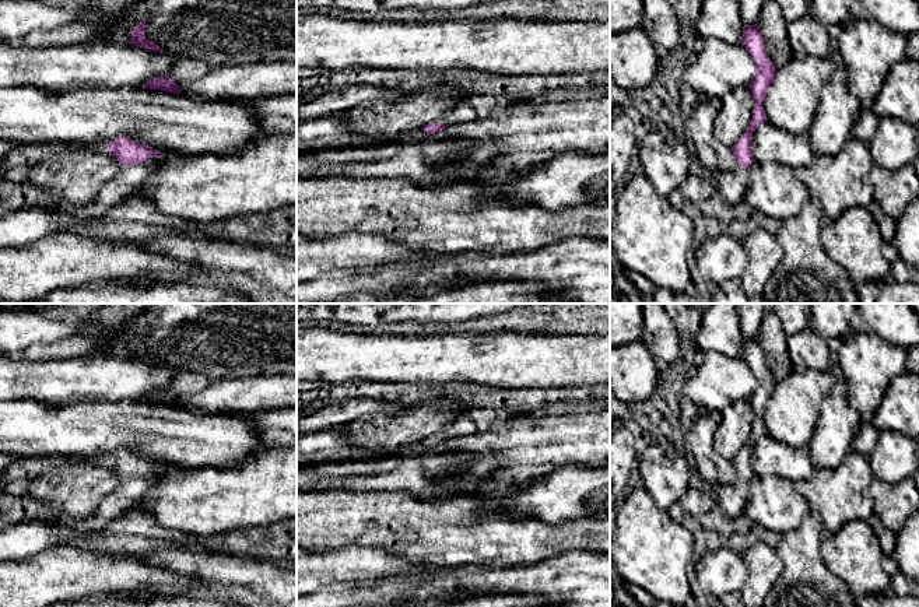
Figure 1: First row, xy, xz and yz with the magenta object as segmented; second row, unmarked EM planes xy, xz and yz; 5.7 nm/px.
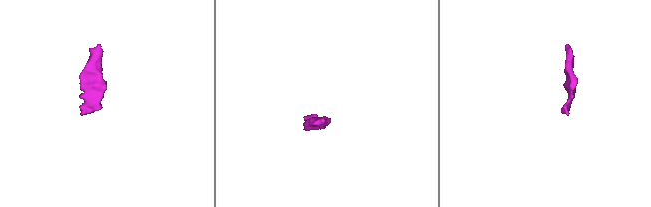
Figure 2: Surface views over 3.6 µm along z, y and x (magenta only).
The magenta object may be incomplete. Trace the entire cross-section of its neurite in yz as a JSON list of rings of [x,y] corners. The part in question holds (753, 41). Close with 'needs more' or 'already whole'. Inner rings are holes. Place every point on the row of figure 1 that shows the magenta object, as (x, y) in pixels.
[[[744,25],[741,43],[748,50],[757,69],[755,77],[750,84],[755,105],[753,108],[753,120],[748,129],[732,148],[739,166],[730,172],[715,172],[713,176],[715,186],[720,193],[722,200],[729,206],[734,206],[744,200],[744,192],[750,180],[748,166],[754,162],[751,157],[753,133],[760,124],[768,120],[762,102],[776,73],[776,67],[768,57],[760,27]]]; needs more

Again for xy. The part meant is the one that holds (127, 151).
[[[126,136],[112,140],[106,148],[116,155],[120,166],[92,203],[53,201],[49,207],[27,207],[0,217],[0,248],[34,243],[48,235],[64,232],[73,222],[94,222],[134,197],[162,161],[159,151]]]; needs more

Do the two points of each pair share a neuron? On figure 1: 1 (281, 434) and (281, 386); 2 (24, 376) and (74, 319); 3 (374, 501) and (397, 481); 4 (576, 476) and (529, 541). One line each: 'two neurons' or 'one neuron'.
1: two neurons
2: two neurons
3: two neurons
4: two neurons

